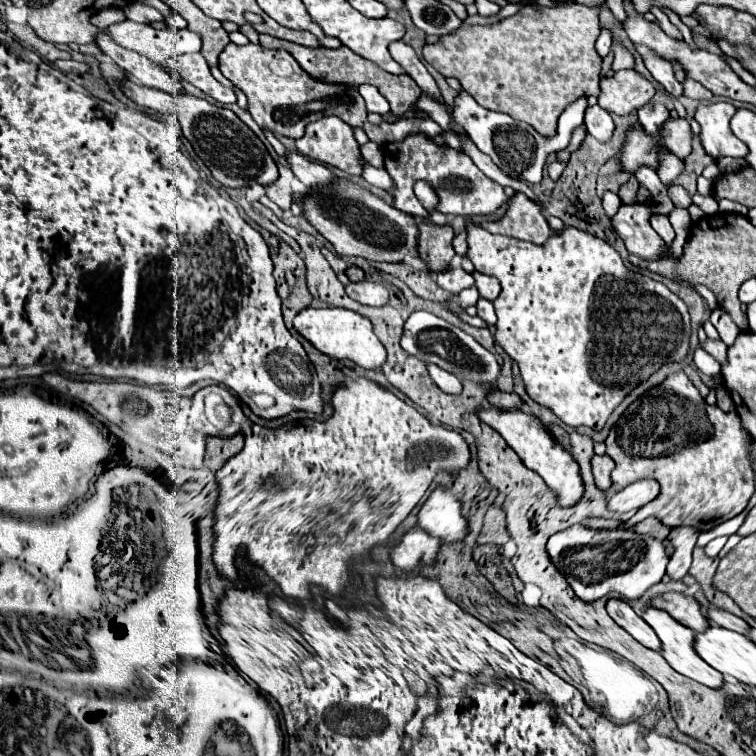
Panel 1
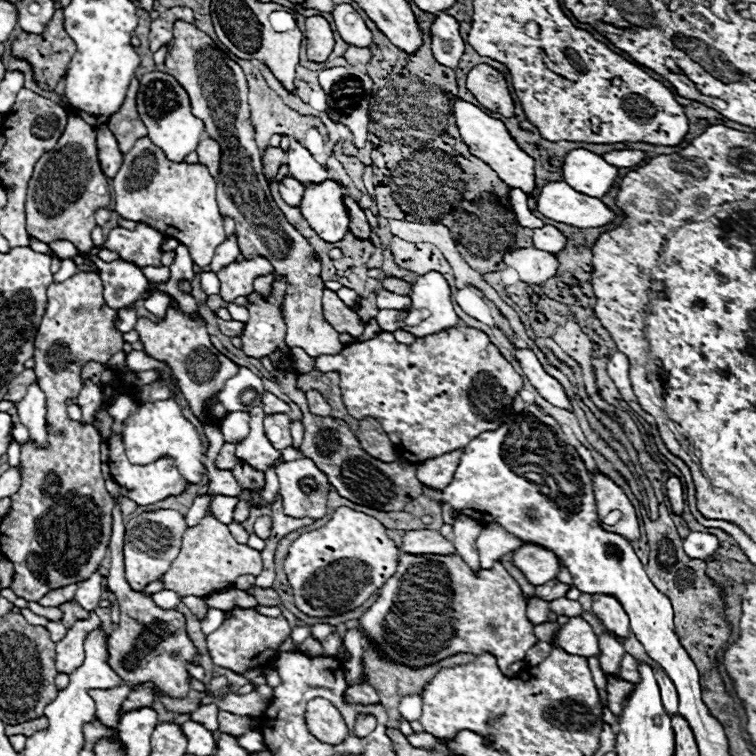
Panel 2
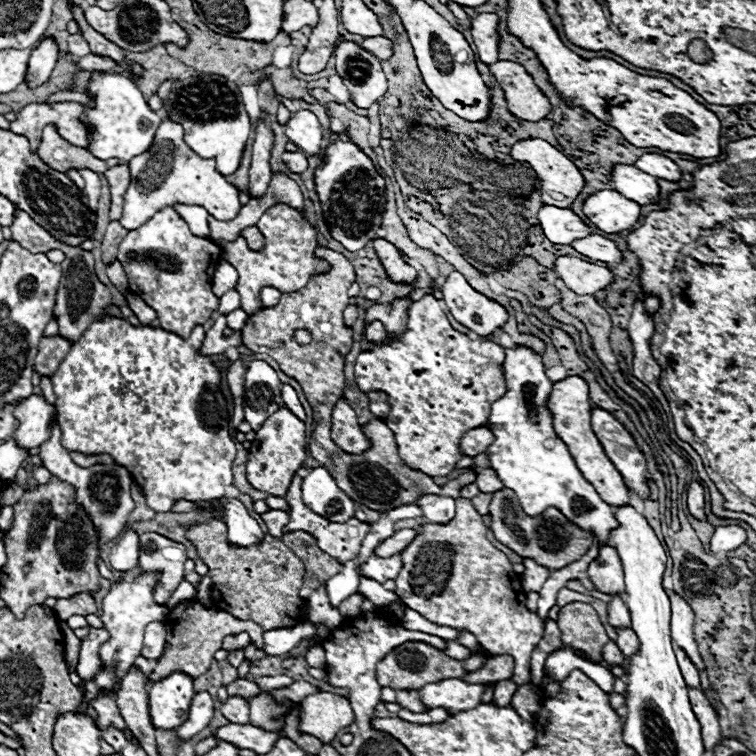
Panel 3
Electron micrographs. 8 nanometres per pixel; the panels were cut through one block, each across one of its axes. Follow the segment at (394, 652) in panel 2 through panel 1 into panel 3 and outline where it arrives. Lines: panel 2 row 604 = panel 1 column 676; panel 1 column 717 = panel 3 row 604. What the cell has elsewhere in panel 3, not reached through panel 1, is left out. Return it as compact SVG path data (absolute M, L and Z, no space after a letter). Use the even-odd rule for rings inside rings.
M456 498L456 518L450 524L424 524L422 532L410 542L406 550L402 550L402 570L398 574L396 582L396 594L402 598L402 602L416 610L426 620L438 624L438 626L450 626L450 628L466 628L470 630L480 646L490 656L502 656L508 654L514 658L513 679L515 681L529 681L530 656L532 650L538 646L542 638L542 620L538 614L530 612L526 608L526 594L522 590L520 576L512 570L510 560L504 552L496 550L488 538L486 538L486 524L482 516L472 506L472 500L468 498Z

